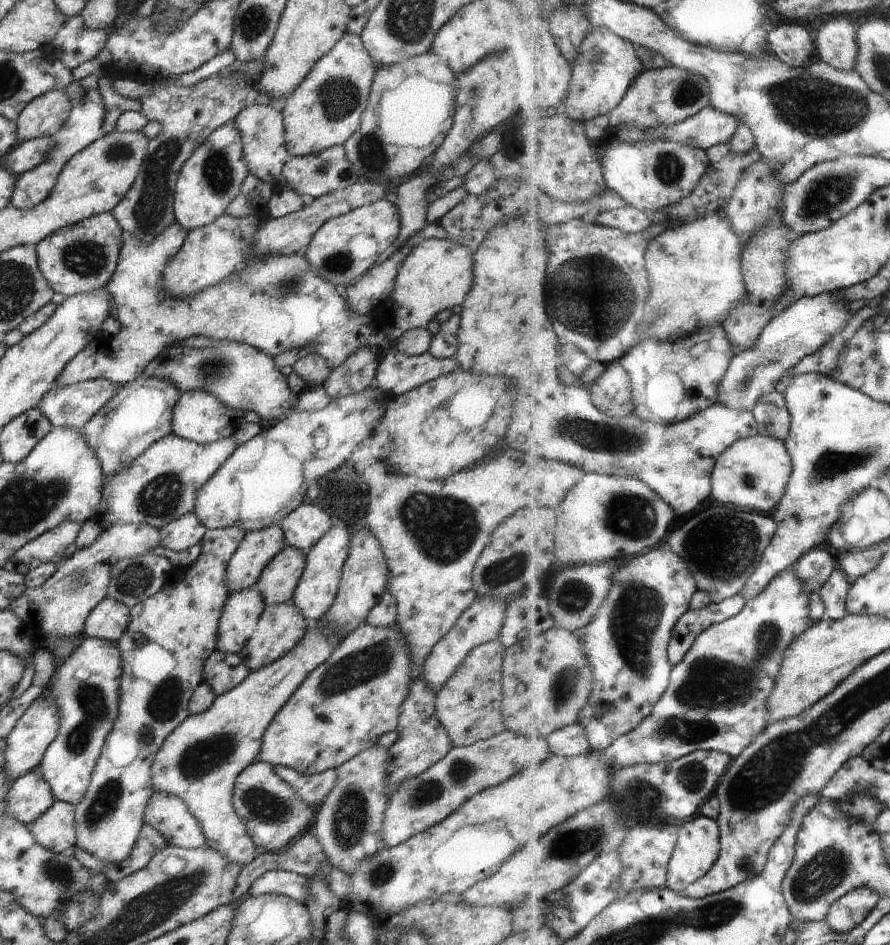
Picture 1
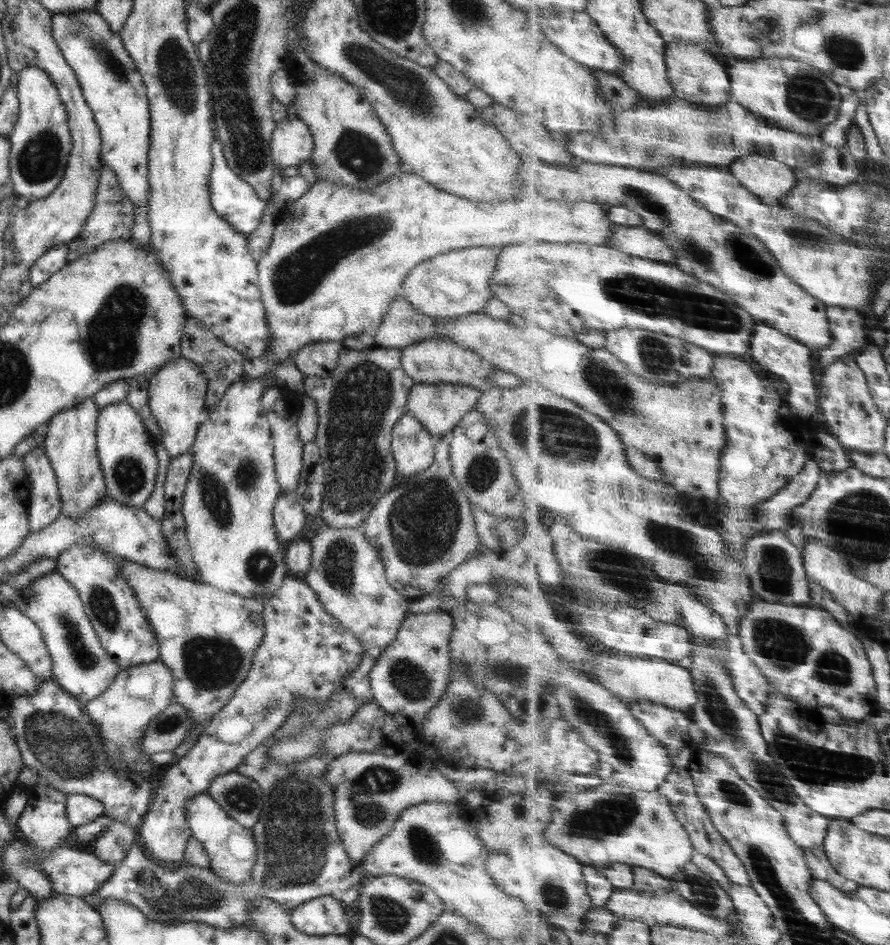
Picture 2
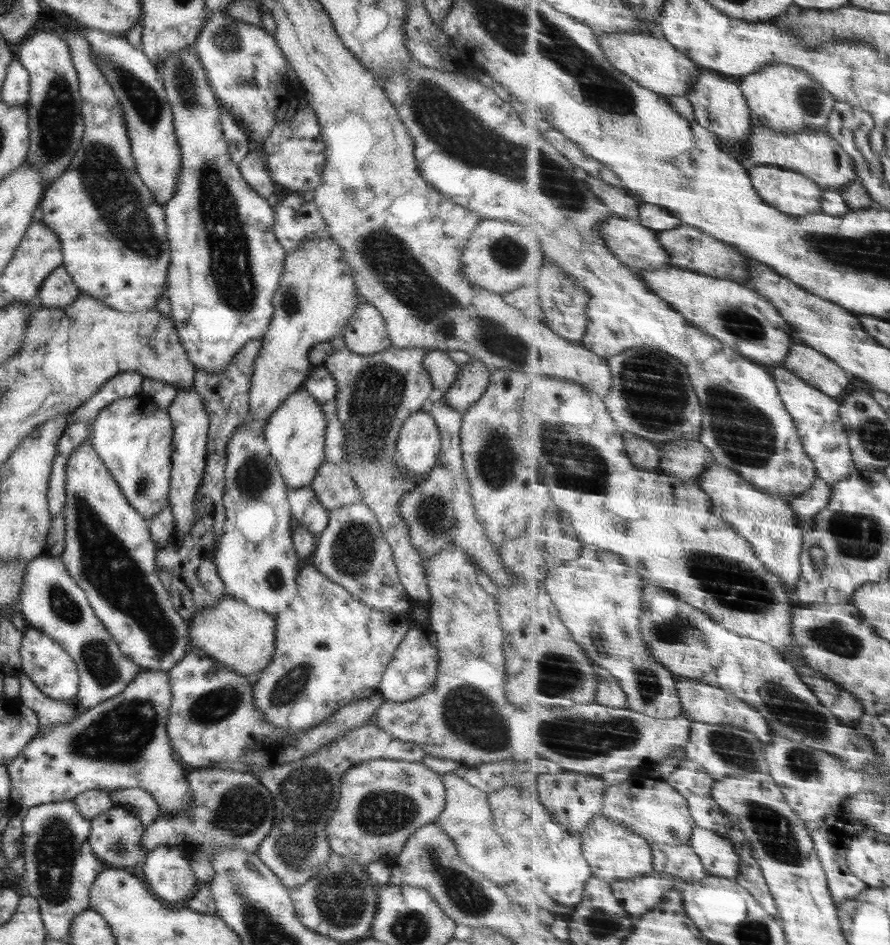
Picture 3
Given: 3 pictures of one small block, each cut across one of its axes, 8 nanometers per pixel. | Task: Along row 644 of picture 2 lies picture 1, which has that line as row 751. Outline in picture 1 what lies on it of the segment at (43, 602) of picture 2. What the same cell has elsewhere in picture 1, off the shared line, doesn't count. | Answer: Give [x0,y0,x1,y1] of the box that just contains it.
[37,636,121,805]

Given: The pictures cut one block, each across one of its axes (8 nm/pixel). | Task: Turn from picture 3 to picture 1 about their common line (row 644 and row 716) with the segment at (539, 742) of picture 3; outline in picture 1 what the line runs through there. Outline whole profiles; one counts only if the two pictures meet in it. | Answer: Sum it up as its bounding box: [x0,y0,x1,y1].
[434,639,505,747]

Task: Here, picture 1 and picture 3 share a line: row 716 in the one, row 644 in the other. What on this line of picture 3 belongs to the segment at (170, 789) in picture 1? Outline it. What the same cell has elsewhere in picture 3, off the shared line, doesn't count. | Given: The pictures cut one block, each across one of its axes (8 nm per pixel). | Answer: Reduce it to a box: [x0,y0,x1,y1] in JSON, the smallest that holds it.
[185,595,275,678]

